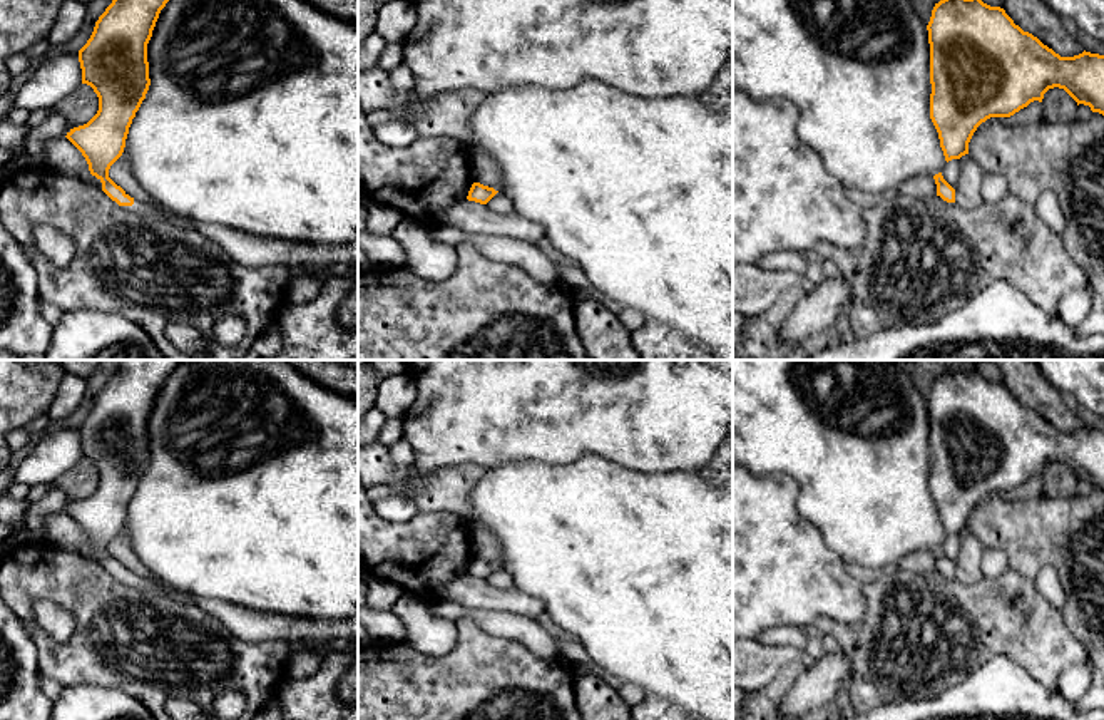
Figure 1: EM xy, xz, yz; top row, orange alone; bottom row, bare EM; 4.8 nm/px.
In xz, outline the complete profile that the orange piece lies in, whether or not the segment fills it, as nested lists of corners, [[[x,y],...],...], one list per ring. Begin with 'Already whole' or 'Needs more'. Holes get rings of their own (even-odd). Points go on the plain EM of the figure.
Already whole. [[[473,558],[467,574],[480,579],[487,579],[498,566],[493,563],[483,561],[480,558]]]

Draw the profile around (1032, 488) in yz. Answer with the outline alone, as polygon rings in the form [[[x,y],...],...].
[[[1034,476],[1027,482],[1024,482],[1019,487],[1015,487],[1014,491],[1010,491],[1010,496],[1015,501],[1029,501],[1037,496],[1042,496],[1042,491],[1044,491],[1042,477]]]

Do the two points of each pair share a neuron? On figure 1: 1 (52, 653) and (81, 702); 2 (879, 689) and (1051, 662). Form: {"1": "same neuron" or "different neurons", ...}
{"1": "different neurons", "2": "same neuron"}

